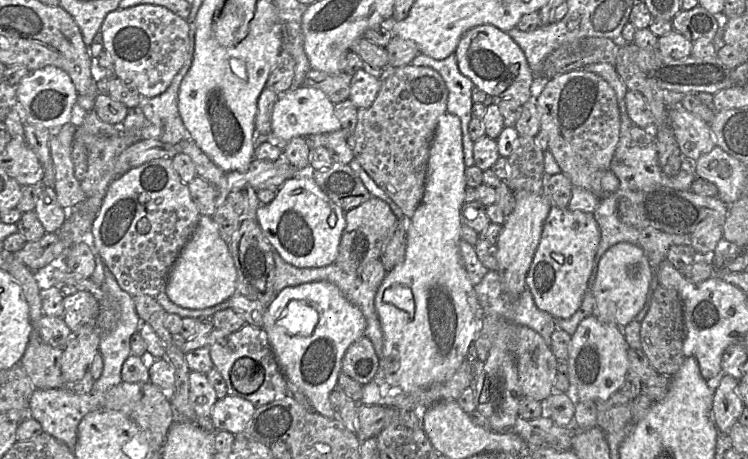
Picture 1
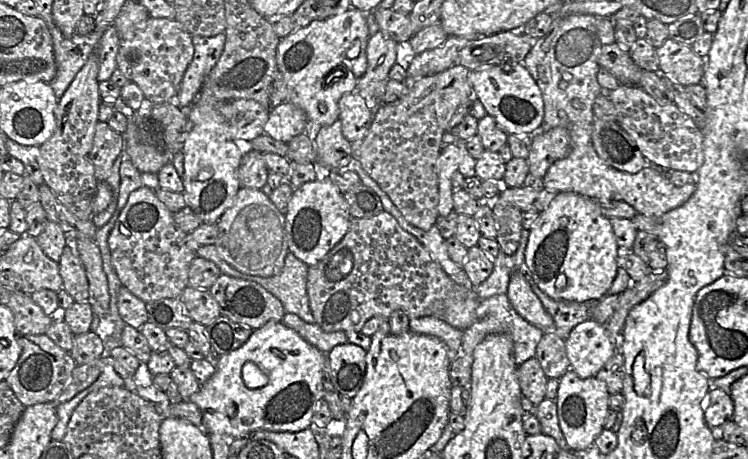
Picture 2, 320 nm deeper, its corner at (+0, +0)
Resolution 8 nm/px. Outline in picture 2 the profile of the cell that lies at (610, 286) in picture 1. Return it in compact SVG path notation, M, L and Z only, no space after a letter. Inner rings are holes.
M593 319L576 325L565 343L570 368L583 379L595 377L616 352L604 326Z

